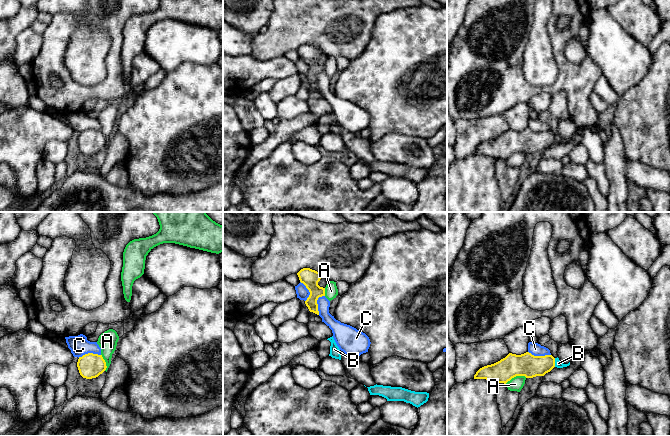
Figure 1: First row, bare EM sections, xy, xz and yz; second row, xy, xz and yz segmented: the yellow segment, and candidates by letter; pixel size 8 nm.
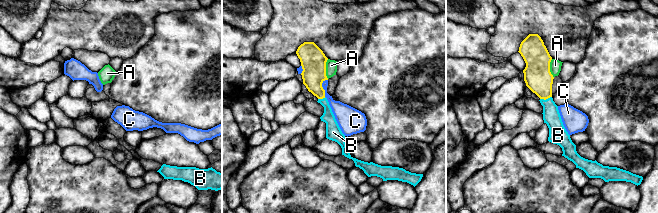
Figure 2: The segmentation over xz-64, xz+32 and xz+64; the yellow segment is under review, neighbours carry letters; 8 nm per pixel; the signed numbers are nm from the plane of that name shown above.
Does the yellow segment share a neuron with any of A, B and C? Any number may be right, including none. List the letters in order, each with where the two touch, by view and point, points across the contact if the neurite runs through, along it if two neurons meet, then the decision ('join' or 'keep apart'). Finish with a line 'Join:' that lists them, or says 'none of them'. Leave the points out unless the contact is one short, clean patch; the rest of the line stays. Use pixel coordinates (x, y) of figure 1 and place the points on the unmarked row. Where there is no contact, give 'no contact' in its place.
A: yz (515, 152) | keep apart
B: yz (554, 138) | across yz (528, 141), (554, 138), (558, 139) | join
C: xz (316, 79) | along xz (324, 71), (320, 72), (317, 76), (318, 90) | keep apart
Join: B

